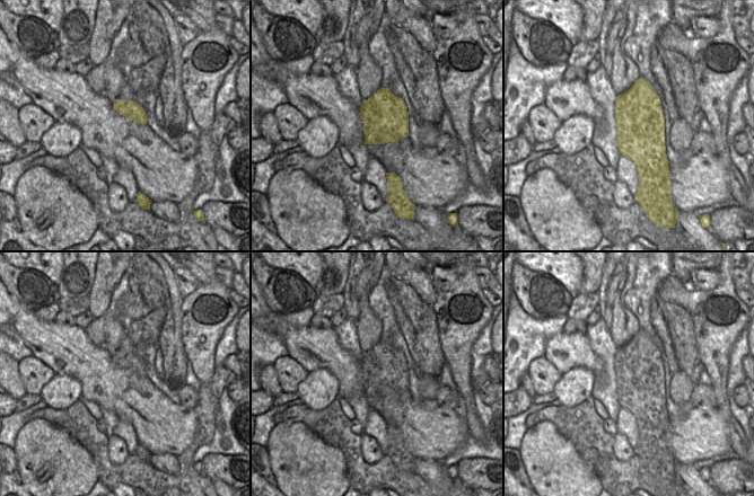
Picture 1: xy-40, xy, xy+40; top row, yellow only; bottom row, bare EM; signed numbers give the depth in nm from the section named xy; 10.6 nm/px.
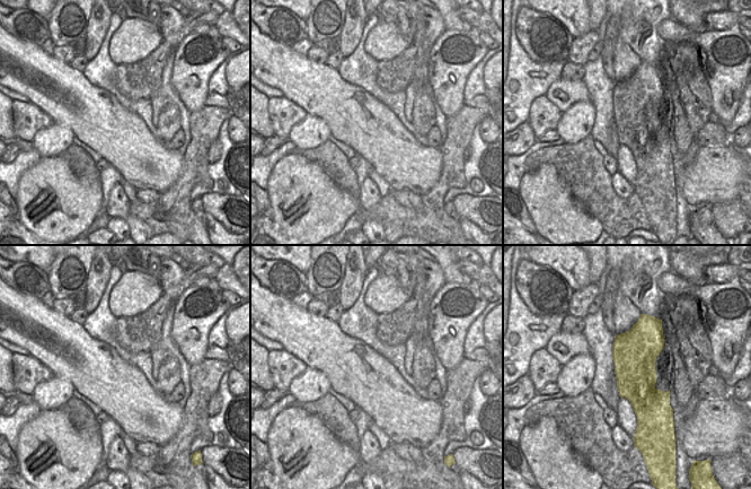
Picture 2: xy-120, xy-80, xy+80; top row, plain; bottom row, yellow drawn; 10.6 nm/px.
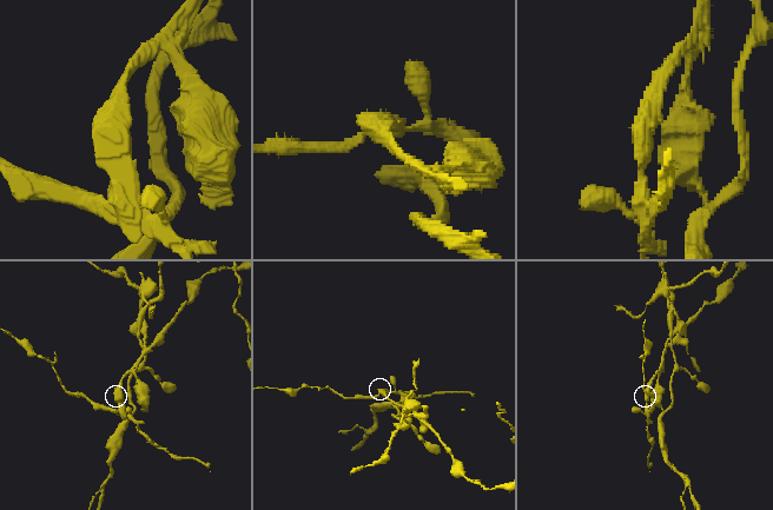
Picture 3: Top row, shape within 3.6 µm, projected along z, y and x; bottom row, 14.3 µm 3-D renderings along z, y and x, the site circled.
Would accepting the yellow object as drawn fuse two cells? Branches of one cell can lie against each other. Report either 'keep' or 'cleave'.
cleave

